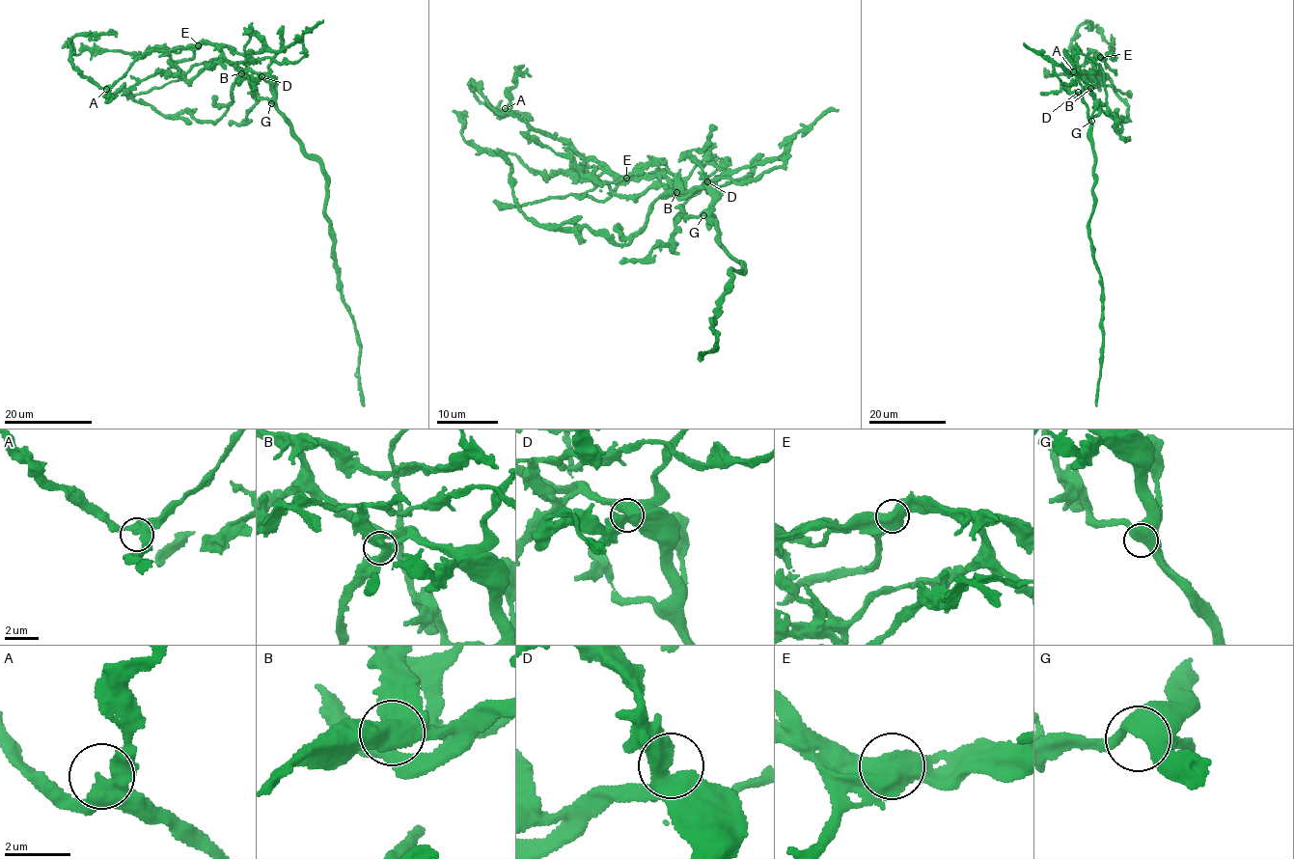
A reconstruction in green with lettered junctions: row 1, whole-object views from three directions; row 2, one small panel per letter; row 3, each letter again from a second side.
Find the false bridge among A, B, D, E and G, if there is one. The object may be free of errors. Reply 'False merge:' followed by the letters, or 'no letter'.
False merge: E

